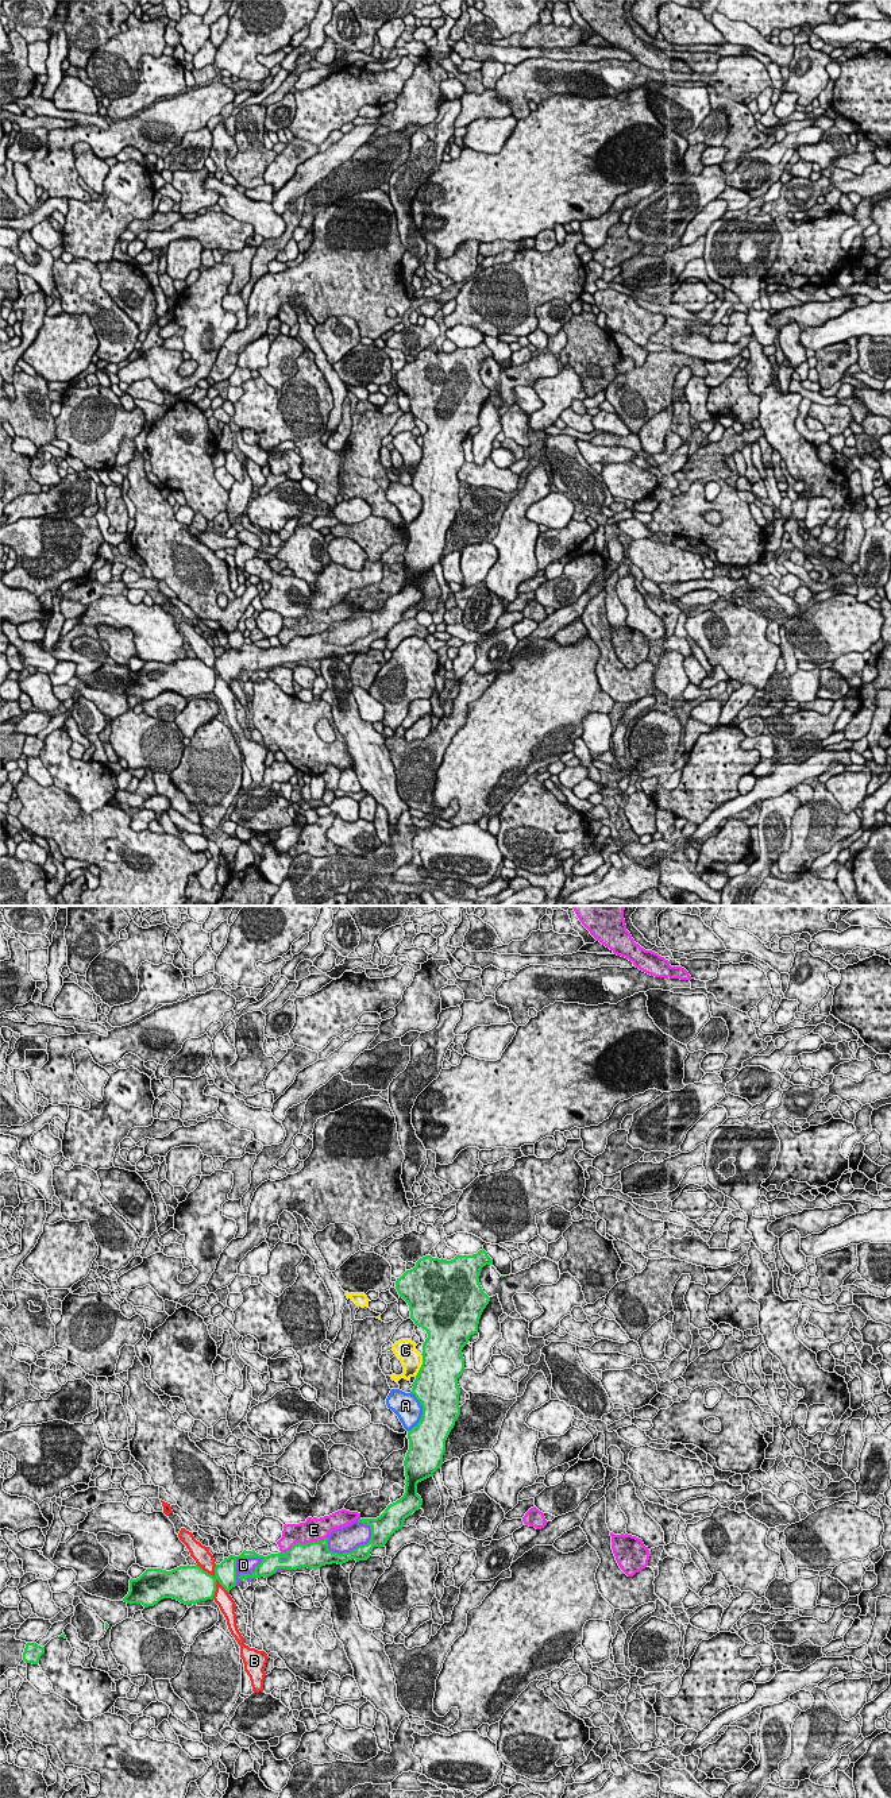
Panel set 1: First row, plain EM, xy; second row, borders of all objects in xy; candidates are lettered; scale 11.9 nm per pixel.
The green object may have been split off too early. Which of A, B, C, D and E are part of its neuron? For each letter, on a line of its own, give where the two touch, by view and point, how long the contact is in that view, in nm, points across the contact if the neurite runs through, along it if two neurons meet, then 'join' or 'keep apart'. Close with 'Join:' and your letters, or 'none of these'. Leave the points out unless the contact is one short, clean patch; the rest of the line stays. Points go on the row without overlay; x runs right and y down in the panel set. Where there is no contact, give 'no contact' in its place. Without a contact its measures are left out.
A: xy (423, 505) | 480 nm | keep apart
B: xy (215, 682) | 260 nm | keep apart
C: xy (421, 458) | 280 nm | keep apart
D: xy (247, 666) | 460 nm | join
E: xy (303, 637) | 600 nm | keep apart
Join: D

